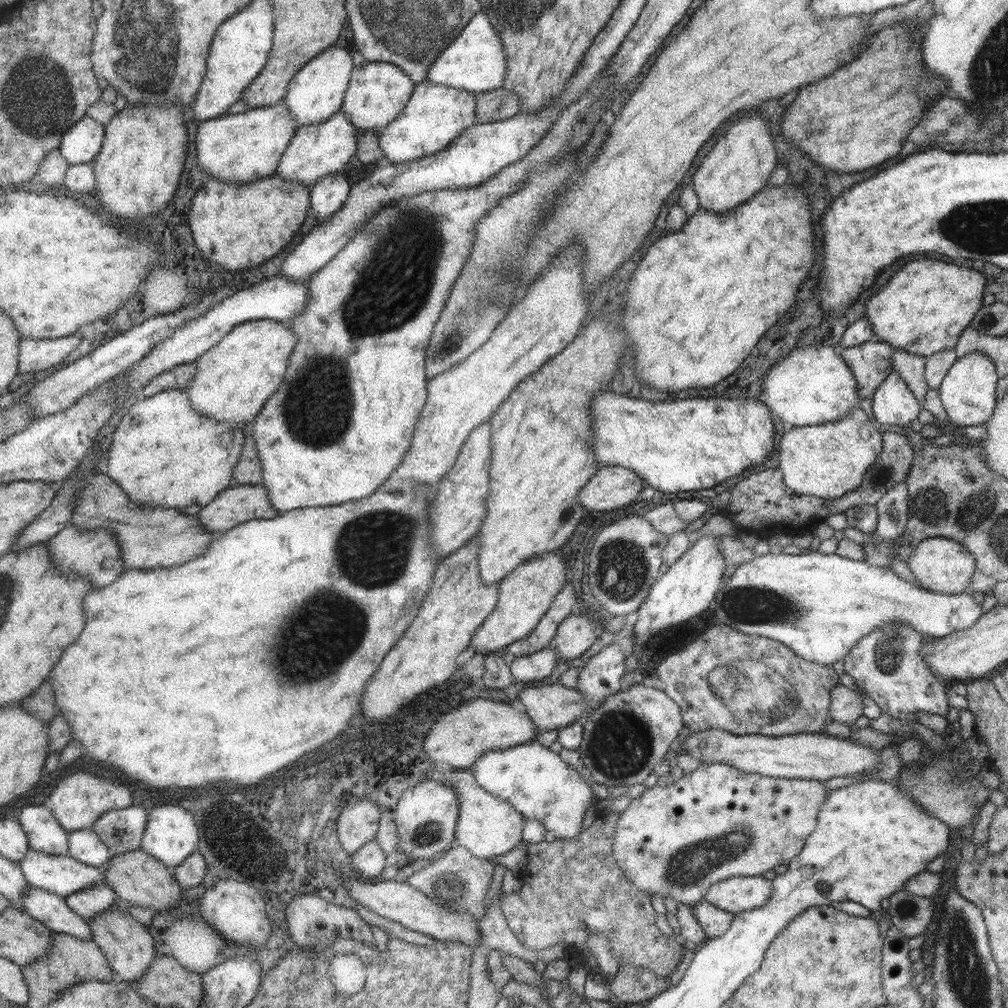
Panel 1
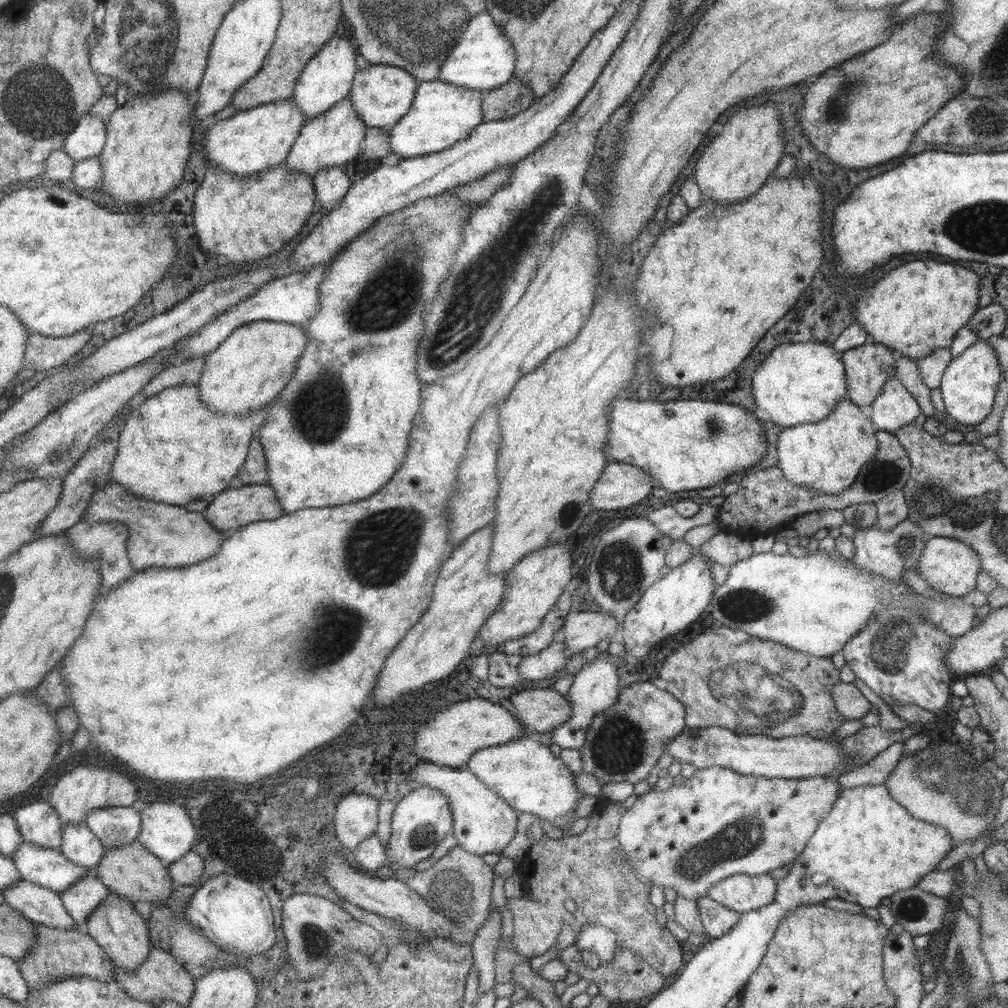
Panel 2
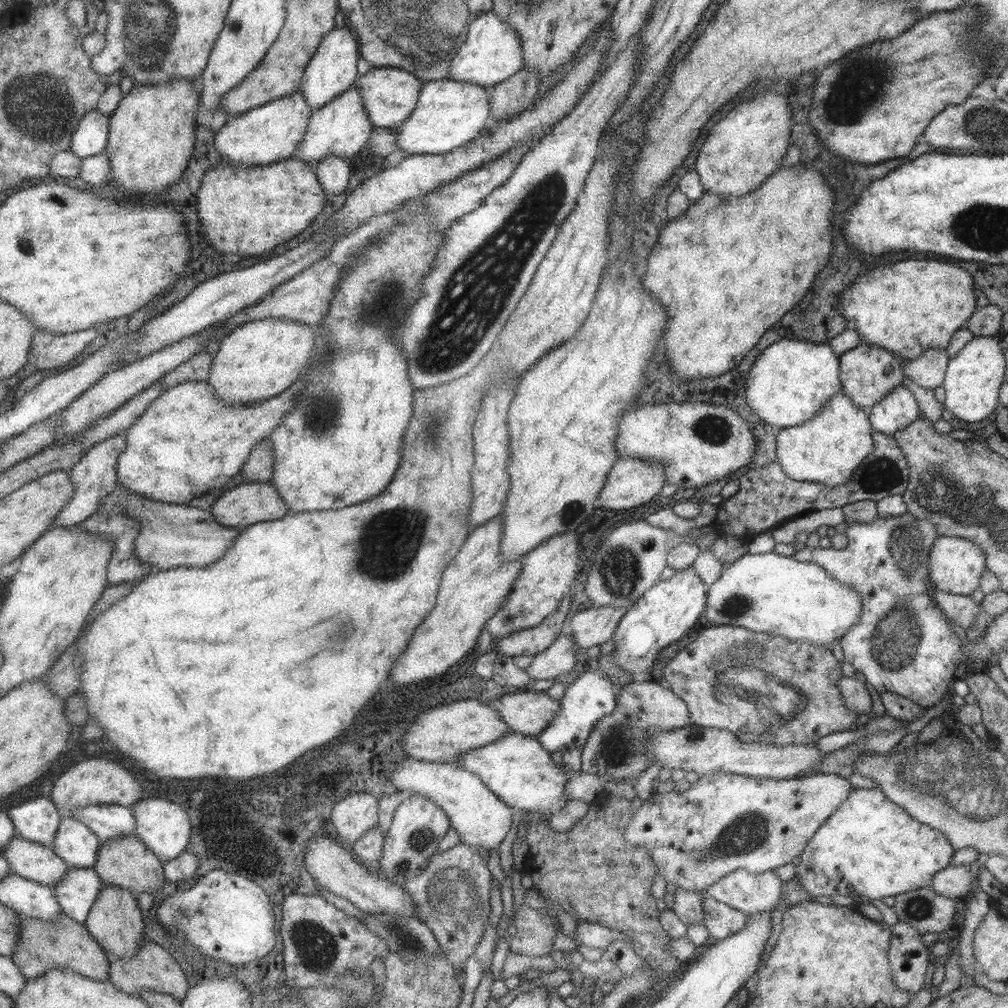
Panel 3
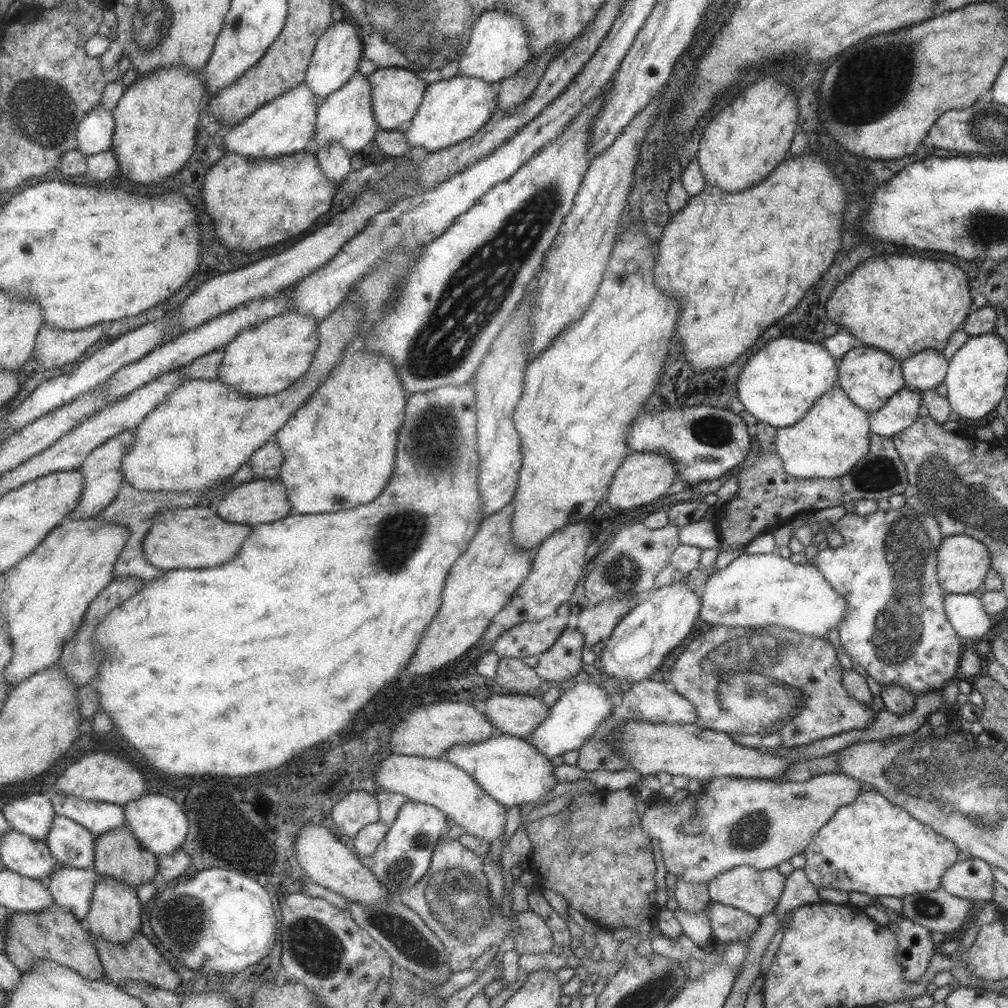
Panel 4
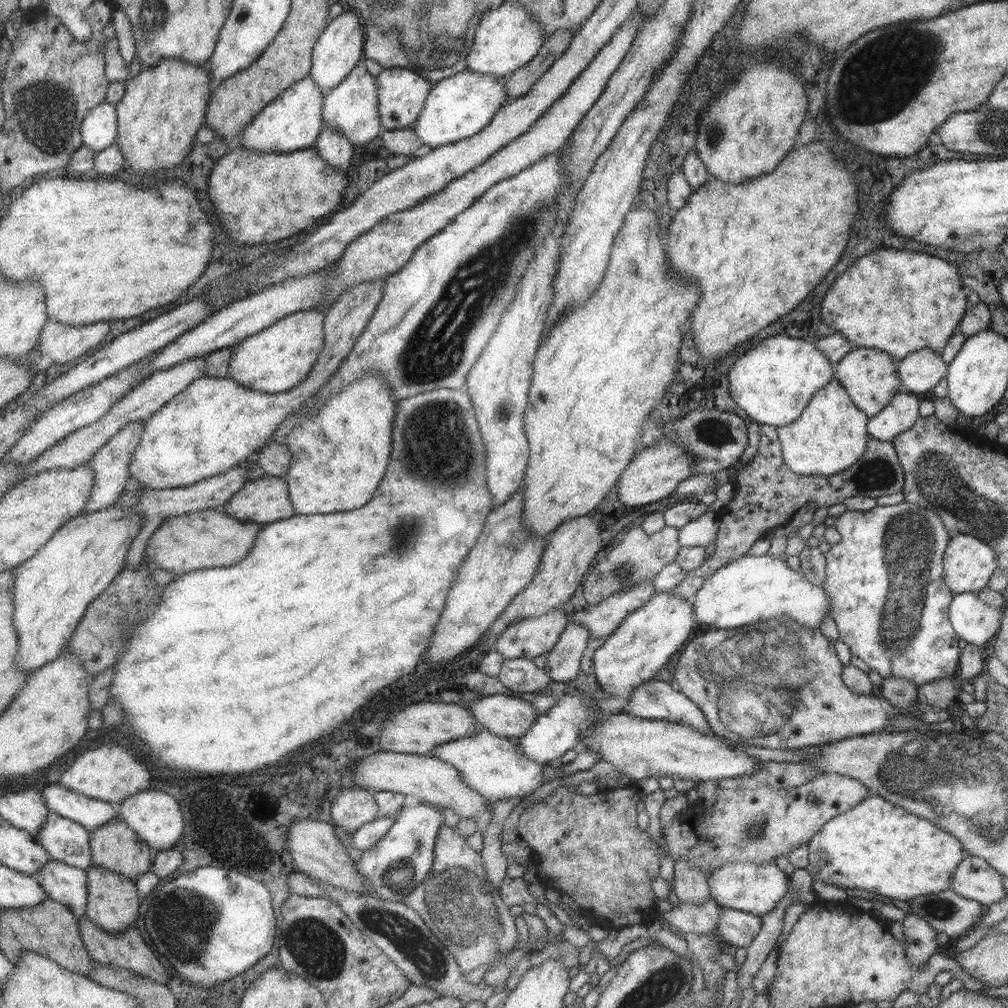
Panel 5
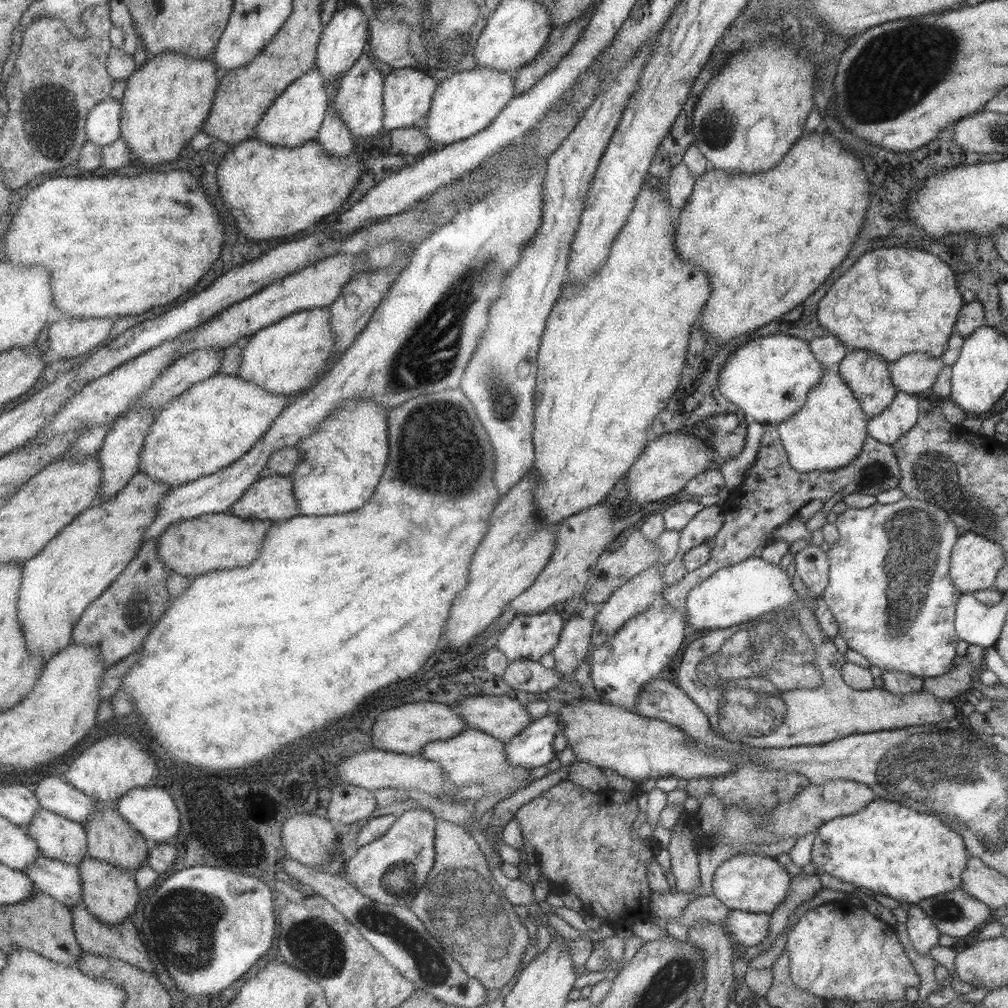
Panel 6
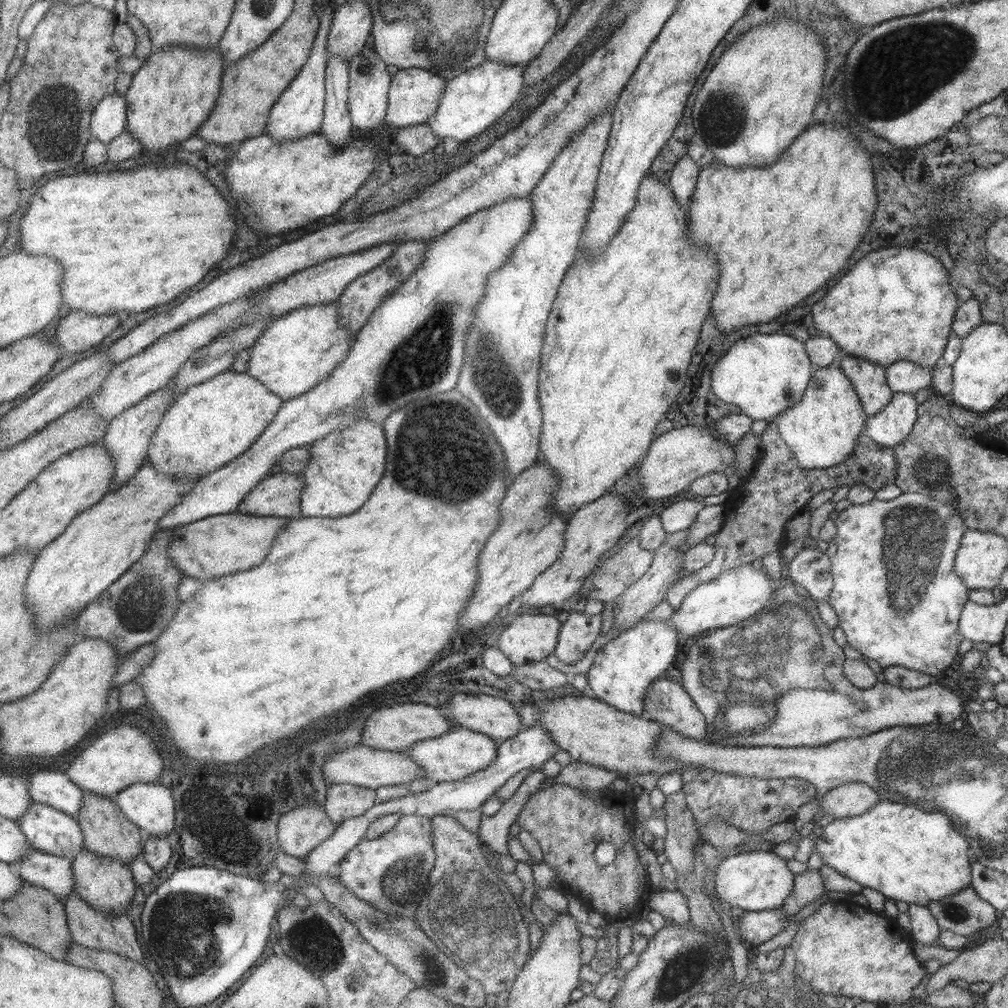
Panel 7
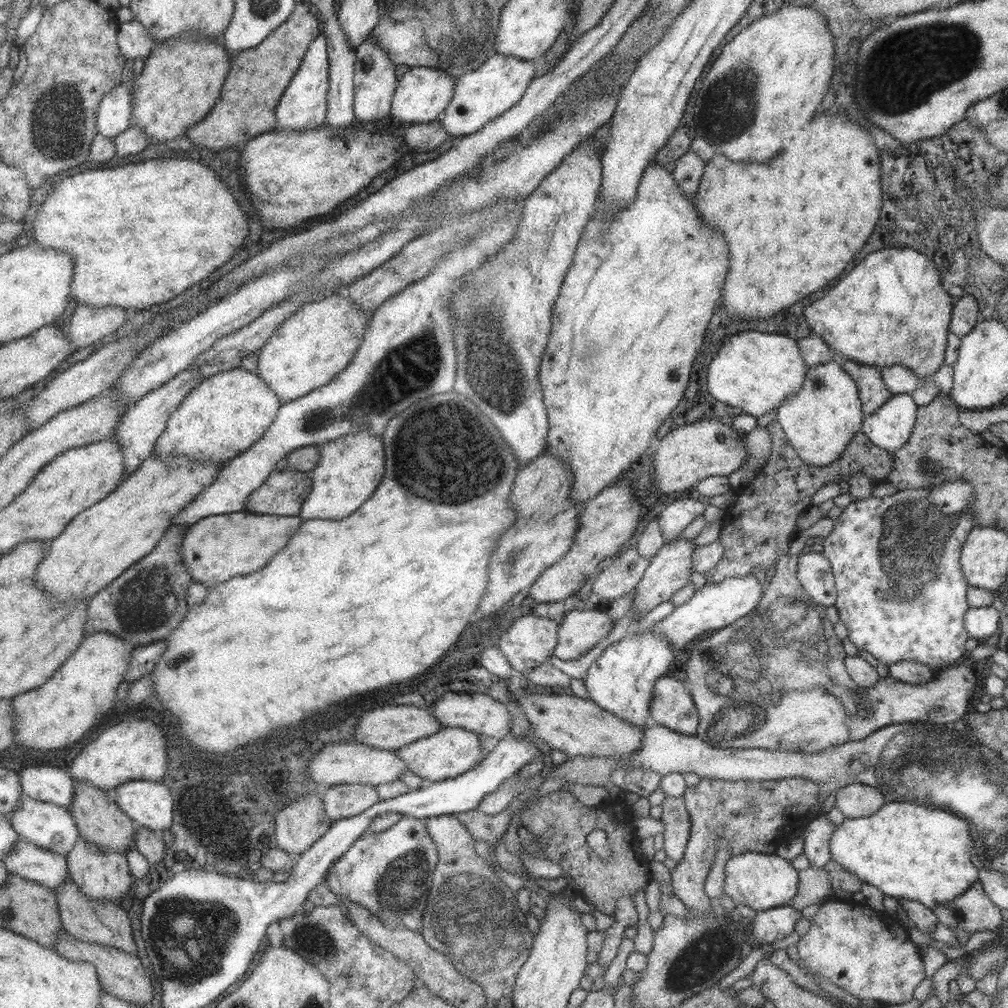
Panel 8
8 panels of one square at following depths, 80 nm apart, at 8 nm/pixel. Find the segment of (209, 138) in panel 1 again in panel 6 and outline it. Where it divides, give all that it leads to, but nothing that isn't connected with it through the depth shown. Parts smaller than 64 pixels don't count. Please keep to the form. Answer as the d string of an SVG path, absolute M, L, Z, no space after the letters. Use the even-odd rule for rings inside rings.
M316 62L309 73L298 78L281 97L277 97L277 100L270 106L270 109L263 116L263 120L259 123L254 138L282 147L301 146L310 140L317 139L330 105L330 94L326 85L327 82Z

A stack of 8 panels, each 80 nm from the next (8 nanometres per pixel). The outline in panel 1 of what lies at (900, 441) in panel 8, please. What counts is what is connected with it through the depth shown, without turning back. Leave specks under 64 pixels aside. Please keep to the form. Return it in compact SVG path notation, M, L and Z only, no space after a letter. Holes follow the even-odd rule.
M894 370L883 379L870 399L875 422L887 426L909 425L921 409L921 405Z

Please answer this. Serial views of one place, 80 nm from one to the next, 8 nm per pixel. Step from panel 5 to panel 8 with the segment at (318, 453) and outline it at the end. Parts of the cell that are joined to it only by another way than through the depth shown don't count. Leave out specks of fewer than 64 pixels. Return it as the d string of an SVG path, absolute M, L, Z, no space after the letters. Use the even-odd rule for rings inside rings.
M362 432L346 434L321 445L322 459L312 474L312 491L303 503L303 520L343 520L356 513L377 492L386 477L386 445L383 437Z

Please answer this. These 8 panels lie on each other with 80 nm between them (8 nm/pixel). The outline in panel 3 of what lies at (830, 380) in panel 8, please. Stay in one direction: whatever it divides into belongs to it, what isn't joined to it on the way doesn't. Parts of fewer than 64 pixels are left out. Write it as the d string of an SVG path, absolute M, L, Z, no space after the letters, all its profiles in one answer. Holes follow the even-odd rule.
M843 392L835 393L805 422L778 429L775 436L777 464L793 480L816 482L827 487L839 486L872 451L872 432L867 414Z

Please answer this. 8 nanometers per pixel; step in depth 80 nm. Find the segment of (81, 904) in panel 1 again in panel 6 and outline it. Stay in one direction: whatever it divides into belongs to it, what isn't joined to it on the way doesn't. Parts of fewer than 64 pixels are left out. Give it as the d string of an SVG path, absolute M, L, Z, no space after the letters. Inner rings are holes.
M43 855L25 871L39 891L73 908L84 900L82 873L78 865Z

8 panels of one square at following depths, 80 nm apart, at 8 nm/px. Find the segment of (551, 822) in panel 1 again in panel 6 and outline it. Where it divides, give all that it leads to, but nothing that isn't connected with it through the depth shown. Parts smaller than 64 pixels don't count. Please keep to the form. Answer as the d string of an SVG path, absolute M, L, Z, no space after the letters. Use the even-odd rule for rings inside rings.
M467 727L461 734L447 740L433 741L426 745L417 754L423 759L437 762L445 774L445 784L451 786L483 785L488 793L494 791L503 792L508 789L517 790L527 786L526 778L530 768L510 766L503 753L505 744L483 732Z

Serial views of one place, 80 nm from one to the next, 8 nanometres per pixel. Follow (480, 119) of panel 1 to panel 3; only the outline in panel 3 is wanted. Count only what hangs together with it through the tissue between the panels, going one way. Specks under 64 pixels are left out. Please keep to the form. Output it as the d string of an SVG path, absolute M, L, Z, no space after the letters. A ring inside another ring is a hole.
M521 68L503 82L498 82L490 88L489 115L502 119L527 109L539 82L538 72L527 68Z

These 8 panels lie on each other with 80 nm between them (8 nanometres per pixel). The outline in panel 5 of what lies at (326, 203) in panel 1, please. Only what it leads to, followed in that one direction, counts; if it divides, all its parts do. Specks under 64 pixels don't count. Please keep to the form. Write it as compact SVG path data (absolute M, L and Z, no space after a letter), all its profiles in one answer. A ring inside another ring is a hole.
M324 127L316 146L330 167L342 171L351 169L354 144L339 129Z

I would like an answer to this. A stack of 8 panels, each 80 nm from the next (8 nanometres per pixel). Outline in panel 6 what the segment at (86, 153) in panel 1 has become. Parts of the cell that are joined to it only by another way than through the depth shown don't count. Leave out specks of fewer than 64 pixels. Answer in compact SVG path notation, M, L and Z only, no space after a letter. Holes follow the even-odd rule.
M113 97L94 106L87 121L89 141L104 148L119 140L122 137L122 112L122 101Z

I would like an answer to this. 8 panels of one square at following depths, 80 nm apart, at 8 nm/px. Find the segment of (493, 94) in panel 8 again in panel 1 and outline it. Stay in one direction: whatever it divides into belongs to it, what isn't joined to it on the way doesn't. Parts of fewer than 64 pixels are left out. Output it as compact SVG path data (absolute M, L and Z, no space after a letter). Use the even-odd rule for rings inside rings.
M431 81L415 83L406 109L389 126L380 130L380 141L388 164L404 163L443 150L476 119L476 93L457 90Z

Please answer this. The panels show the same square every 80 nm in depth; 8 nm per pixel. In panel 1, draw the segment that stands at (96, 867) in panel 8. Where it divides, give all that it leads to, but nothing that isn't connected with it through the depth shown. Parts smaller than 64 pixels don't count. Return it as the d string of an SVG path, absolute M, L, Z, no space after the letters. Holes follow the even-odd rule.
M113 905L102 913L95 915L89 922L93 933L93 940L99 943L99 946L104 950L107 959L117 973L120 980L128 983L138 983L141 977L151 968L153 962L157 960L158 950L156 940L150 927L138 918L135 918L126 906Z

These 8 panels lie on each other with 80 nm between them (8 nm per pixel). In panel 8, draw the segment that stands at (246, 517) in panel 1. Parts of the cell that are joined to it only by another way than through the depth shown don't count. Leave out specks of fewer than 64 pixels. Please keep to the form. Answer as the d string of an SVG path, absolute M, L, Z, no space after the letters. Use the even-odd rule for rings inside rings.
M284 469L283 471L274 471L267 479L267 482L251 495L247 501L247 509L261 514L276 514L283 517L297 516L302 512L303 503L312 491L312 474L293 469Z

